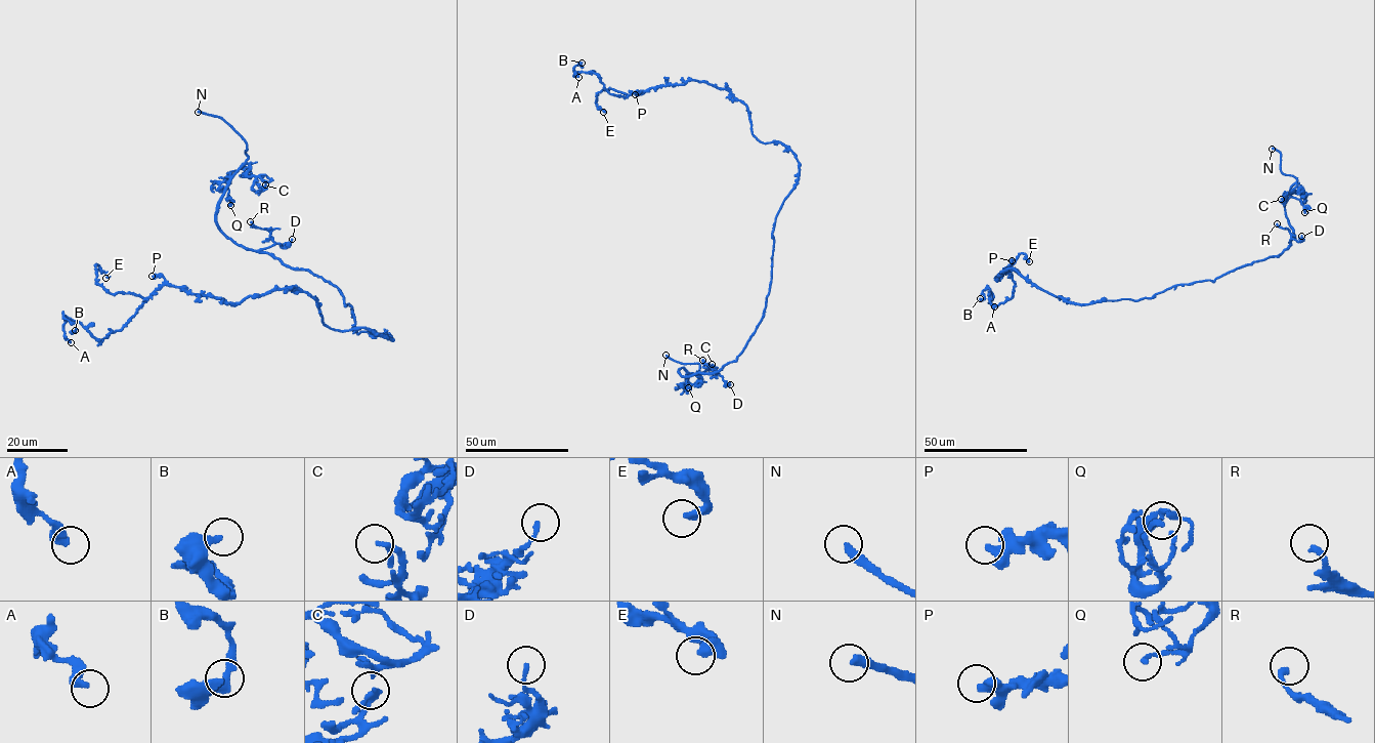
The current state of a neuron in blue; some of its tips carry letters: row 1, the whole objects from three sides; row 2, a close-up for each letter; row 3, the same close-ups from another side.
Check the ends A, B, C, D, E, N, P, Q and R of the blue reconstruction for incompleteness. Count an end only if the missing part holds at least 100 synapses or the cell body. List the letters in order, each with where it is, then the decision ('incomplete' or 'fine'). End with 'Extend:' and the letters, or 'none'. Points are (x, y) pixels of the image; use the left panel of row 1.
A: (71, 342) | fine
B: (75, 330) | fine
C: (265, 184) | fine
D: (292, 239) | fine
E: (105, 278) | fine
N: (198, 112) | incomplete
P: (152, 276) | fine
Q: (230, 205) | fine
R: (250, 221) | fine
Extend: N

